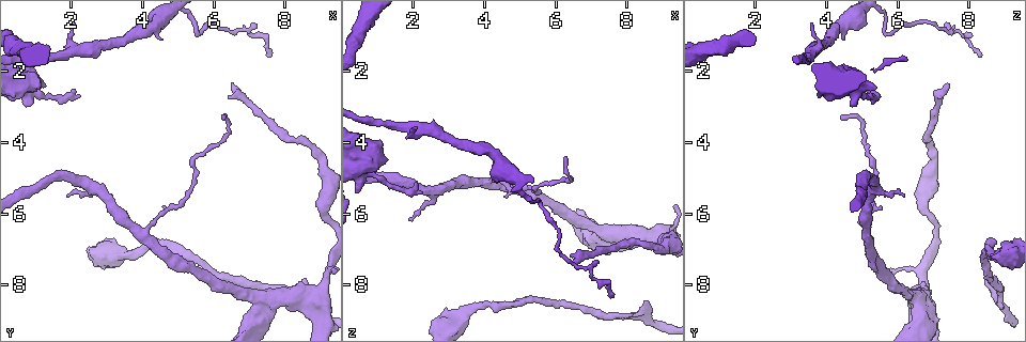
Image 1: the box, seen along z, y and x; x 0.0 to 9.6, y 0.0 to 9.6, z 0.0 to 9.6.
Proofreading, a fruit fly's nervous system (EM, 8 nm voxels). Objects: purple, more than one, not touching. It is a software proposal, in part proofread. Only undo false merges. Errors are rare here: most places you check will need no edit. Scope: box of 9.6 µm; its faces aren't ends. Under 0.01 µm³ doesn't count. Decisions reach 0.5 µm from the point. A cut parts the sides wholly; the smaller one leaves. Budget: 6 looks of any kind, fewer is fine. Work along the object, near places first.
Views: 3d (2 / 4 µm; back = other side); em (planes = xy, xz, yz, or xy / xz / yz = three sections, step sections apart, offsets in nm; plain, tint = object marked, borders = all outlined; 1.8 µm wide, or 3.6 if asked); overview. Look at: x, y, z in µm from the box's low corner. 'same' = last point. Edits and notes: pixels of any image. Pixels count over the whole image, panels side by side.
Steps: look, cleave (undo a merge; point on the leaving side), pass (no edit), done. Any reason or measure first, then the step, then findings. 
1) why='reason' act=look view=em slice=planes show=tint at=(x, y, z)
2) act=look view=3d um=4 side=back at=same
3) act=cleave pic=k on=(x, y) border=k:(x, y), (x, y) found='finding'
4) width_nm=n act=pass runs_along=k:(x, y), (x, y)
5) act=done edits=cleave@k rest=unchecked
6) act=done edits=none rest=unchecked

why='abrupt turn' act=look view=em slice=planes show=tint at=(8.45, 8.50, 8.90)

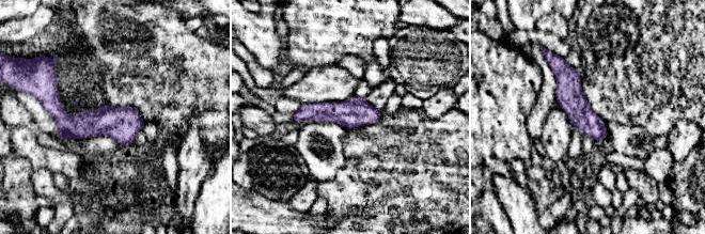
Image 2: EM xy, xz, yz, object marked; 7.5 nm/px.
act=pass runs_along=2:(48, 106), (68, 124), (140, 125) found='all the same neuron'

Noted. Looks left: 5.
why='side arm on a straight run' act=look view=em um=3.6 slice=xy step=8 show=tint at=(7.60, 8.35, 6.60)

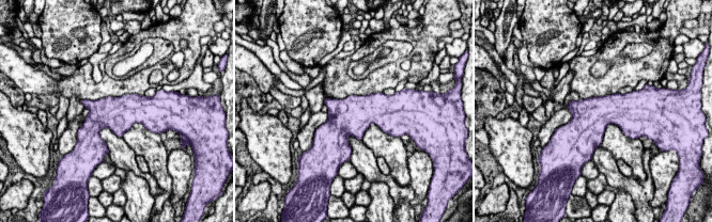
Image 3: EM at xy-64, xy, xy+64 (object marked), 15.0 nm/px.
why='cut it another way' act=look view=em um=3.6 slice=planes show=tint at=same

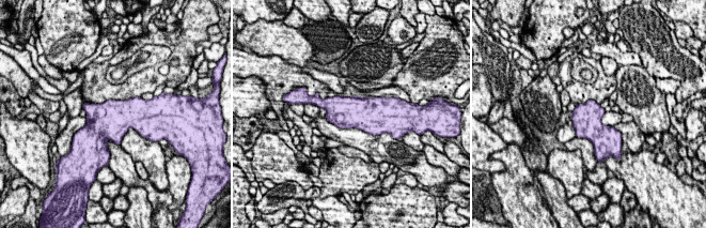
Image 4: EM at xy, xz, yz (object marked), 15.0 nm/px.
act=pass found='one neuron here'

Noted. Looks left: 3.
why='sudden change in width' act=look view=em um=3.6 slice=xy step=16 show=tint at=(3.45, 7.10, 8.80)

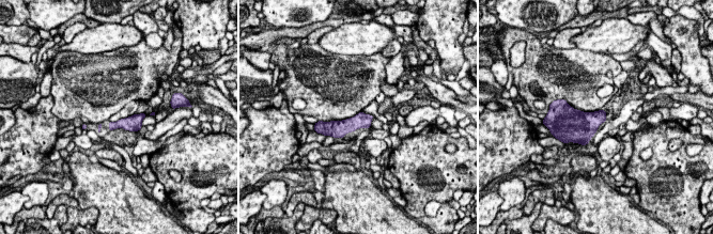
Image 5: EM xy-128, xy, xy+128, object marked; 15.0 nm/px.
act=pass found='one neuron here'

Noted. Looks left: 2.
act=done edits=none rest=unchecked

